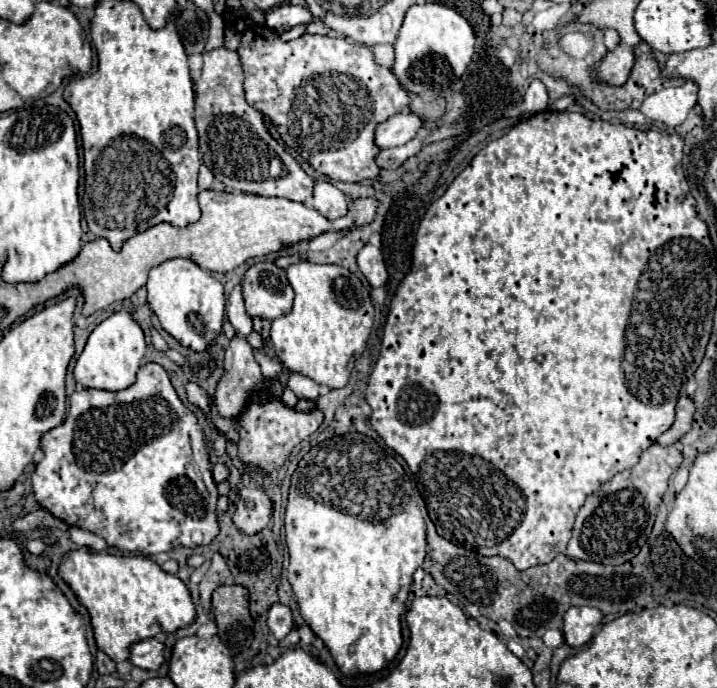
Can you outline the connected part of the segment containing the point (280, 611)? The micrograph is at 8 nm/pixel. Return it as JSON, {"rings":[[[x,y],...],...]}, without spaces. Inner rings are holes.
{"rings":[[[274,604],[268,612],[268,628],[274,634],[276,640],[286,638],[286,634],[292,630],[292,612],[288,606]]]}

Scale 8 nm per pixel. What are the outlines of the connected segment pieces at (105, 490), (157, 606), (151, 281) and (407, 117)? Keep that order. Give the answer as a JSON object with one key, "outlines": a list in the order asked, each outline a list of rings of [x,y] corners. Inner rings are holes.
{"outlines":[[[[148,362],[144,366],[140,366],[138,370],[138,378],[132,386],[118,390],[118,392],[108,392],[108,390],[78,390],[70,396],[70,410],[66,420],[52,428],[50,432],[46,432],[42,436],[42,448],[48,450],[48,458],[60,458],[60,462],[64,462],[64,466],[68,466],[70,470],[70,478],[80,482],[80,486],[88,486],[88,518],[84,518],[84,522],[80,522],[80,528],[90,530],[98,536],[102,536],[104,540],[108,540],[108,546],[124,550],[124,552],[140,552],[144,556],[150,554],[158,554],[158,552],[168,552],[174,550],[178,546],[186,546],[186,548],[196,548],[196,546],[208,546],[216,536],[218,536],[218,520],[216,505],[219,496],[214,494],[214,490],[210,492],[204,484],[204,478],[200,474],[200,468],[194,460],[194,450],[192,450],[192,438],[190,438],[190,430],[192,426],[198,422],[198,418],[194,416],[192,410],[188,410],[182,400],[178,398],[166,370],[156,364],[156,362]]],[[[78,548],[64,556],[60,576],[88,608],[96,644],[114,662],[126,660],[132,644],[158,634],[174,634],[178,628],[192,624],[196,618],[188,586],[178,576],[164,572],[150,558],[116,556]]],[[[188,258],[166,260],[148,274],[148,304],[158,316],[162,328],[174,336],[184,348],[204,352],[220,336],[224,322],[224,286]]],[[[400,112],[376,128],[376,144],[380,148],[402,146],[408,140],[412,140],[420,128],[422,118],[418,118],[414,112]]]]}

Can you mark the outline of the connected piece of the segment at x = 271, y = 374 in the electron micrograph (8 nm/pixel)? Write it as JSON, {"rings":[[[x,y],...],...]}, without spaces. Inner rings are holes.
{"rings":[[[254,349],[253,355],[256,361],[259,363],[261,373],[265,379],[274,379],[282,373],[282,363],[272,360],[272,358],[267,356],[264,351]]]}

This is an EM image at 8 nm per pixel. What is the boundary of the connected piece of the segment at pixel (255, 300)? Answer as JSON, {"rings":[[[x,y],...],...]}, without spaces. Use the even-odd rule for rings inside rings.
{"rings":[[[258,262],[252,268],[248,268],[248,272],[244,274],[242,286],[244,286],[246,310],[252,318],[258,316],[258,318],[274,320],[274,318],[280,318],[292,310],[294,290],[292,290],[290,282],[286,280],[286,272],[282,268],[278,268],[274,262]]]}

